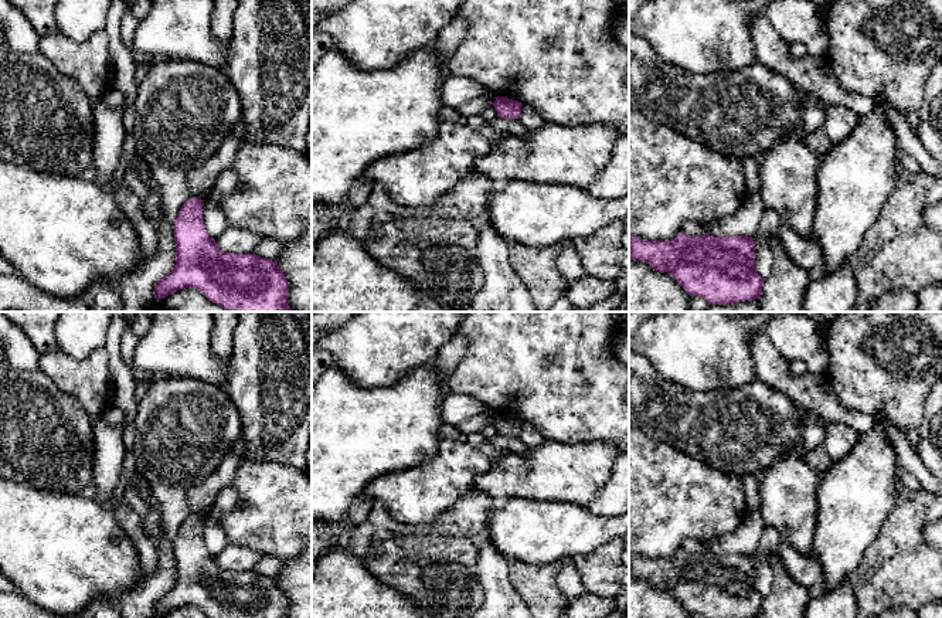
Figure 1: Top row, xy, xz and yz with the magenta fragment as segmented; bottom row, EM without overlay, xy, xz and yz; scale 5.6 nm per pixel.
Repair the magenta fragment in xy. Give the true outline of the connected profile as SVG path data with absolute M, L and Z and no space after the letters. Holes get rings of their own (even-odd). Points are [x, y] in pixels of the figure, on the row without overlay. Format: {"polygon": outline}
{"polygon": "M190 516L174 537L176 583L154 604L154 615L163 617L180 607L194 605L210 618L288 618L289 600L276 578L252 571L229 571L221 568L203 539L203 517Z"}

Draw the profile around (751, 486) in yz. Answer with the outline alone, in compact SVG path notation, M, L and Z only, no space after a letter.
M747 476L742 479L742 485L747 499L747 509L759 510L759 482L754 476Z

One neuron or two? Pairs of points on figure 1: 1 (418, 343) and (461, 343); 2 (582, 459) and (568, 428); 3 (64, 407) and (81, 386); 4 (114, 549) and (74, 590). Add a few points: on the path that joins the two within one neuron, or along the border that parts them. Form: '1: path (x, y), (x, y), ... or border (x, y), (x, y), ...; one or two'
1: border (456, 335), (441, 347), (435, 359); two
2: border (546, 438), (564, 442), (608, 442); two
3: border (47, 376), (71, 394), (91, 418); two
4: path (104, 559), (82, 580); one

